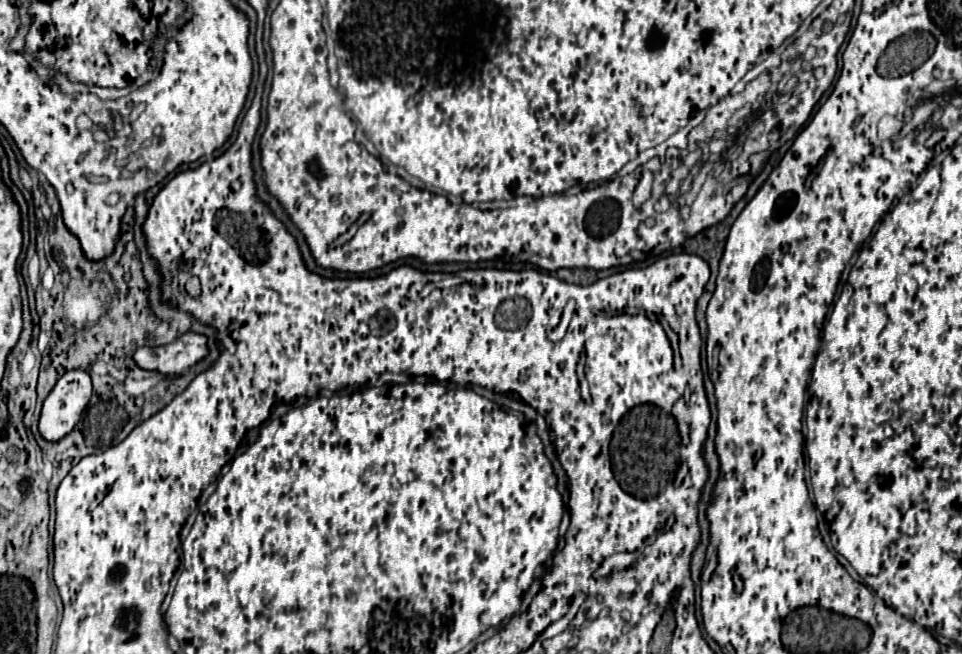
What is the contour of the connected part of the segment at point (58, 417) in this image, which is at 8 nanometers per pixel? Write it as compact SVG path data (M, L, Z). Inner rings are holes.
M66 371L44 401L38 430L46 441L60 441L80 421L92 395L88 371Z

